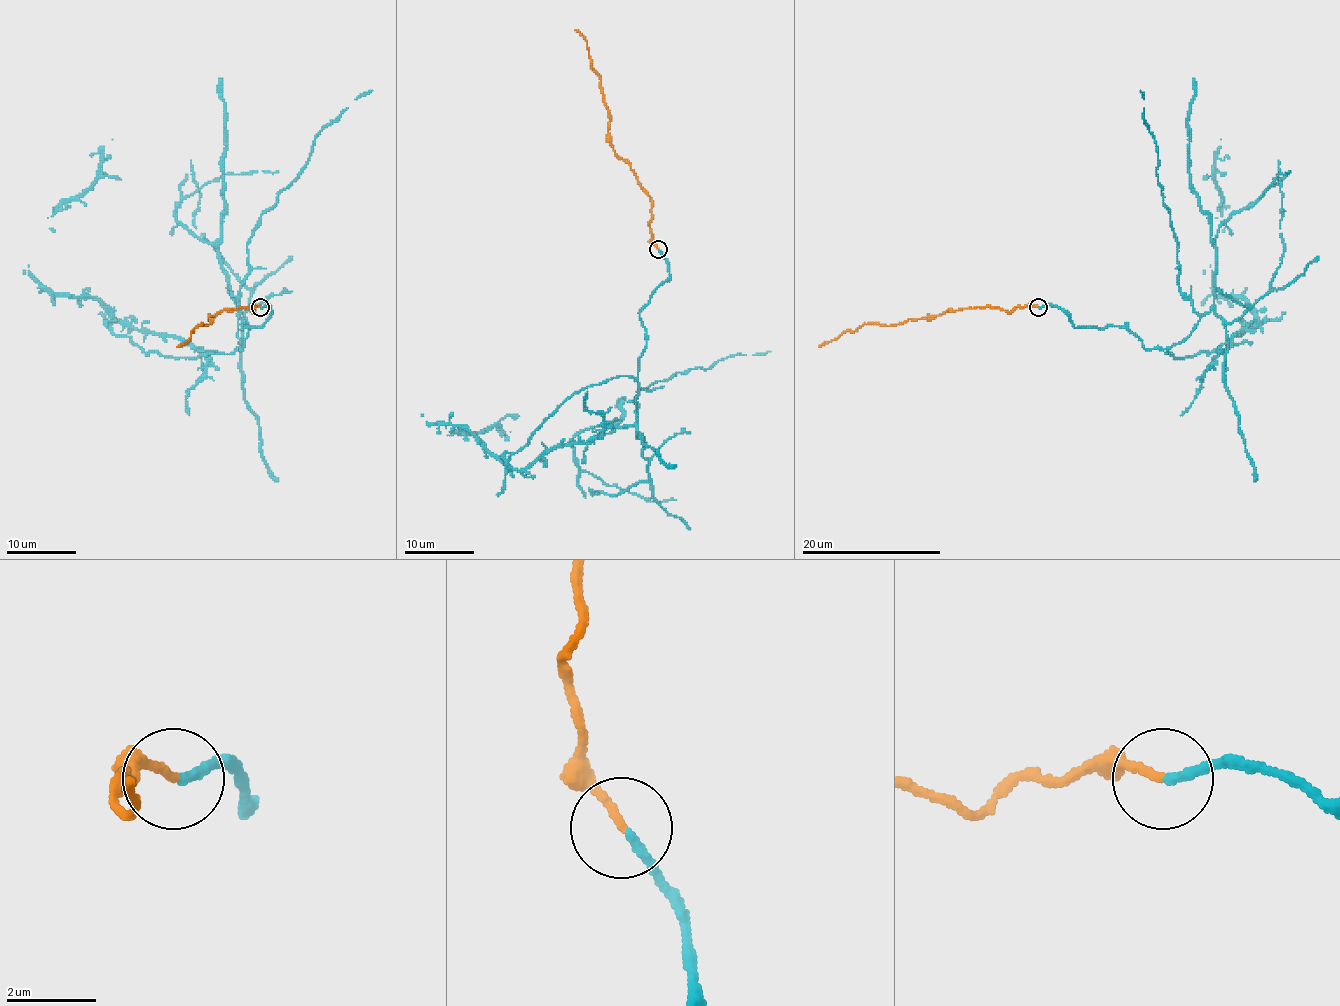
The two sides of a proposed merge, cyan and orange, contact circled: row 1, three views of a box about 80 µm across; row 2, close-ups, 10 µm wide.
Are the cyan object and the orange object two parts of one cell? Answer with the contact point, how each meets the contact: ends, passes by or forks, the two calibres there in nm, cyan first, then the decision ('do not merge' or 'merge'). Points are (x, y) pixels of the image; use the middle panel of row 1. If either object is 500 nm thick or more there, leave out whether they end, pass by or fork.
at (658, 249); cyan ends there; orange ends there; 190 nm thick on the cyan side, 180 nm on the other; merge

